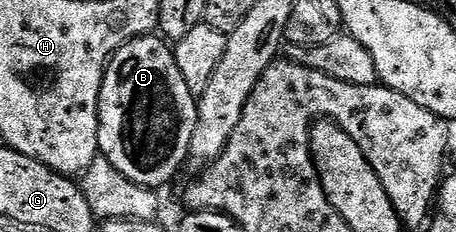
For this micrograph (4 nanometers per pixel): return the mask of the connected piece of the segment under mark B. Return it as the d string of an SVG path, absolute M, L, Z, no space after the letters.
M157 34L141 35L125 43L125 45L110 58L110 62L106 64L104 81L100 85L100 105L98 106L98 150L101 158L112 161L112 165L116 165L116 169L120 169L120 173L124 173L124 177L128 177L128 181L136 181L136 185L162 189L162 186L181 169L182 162L187 162L187 160L190 159L190 142L194 136L194 130L197 124L198 99L188 89L188 84L184 82L184 77L180 73L180 65L176 65L176 57L174 56L171 44L167 42L165 38L159 37Z

